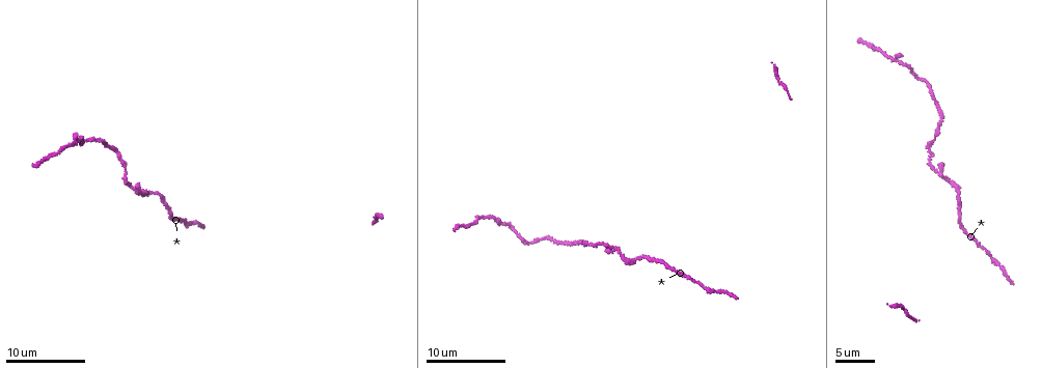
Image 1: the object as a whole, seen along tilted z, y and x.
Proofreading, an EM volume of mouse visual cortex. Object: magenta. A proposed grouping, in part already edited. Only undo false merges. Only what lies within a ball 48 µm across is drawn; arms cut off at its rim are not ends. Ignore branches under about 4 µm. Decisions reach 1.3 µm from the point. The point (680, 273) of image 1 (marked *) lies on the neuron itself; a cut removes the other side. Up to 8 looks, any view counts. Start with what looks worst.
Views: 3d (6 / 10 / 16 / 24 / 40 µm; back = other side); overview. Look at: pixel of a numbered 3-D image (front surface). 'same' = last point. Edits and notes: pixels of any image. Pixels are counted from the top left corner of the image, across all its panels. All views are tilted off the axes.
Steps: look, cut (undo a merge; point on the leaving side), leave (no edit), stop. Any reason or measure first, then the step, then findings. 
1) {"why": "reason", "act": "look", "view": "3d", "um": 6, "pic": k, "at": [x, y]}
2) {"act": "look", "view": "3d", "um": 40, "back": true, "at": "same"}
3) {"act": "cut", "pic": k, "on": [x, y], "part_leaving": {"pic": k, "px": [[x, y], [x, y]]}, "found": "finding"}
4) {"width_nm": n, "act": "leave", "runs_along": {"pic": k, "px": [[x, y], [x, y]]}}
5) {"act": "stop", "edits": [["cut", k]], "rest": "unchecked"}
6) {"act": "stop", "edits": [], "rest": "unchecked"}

{"act": "look", "view": "3d", "um": 10, "pic": 1, "at": [899, 63]}

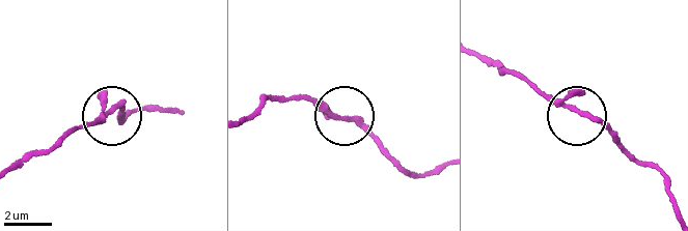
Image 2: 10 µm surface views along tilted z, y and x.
{"arms": 3, "act": "leave", "found": "continuous, no second neuron"}

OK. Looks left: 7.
{"why": "three arms meet", "act": "look", "view": "3d", "um": 16, "pic": 1, "at": [935, 170]}

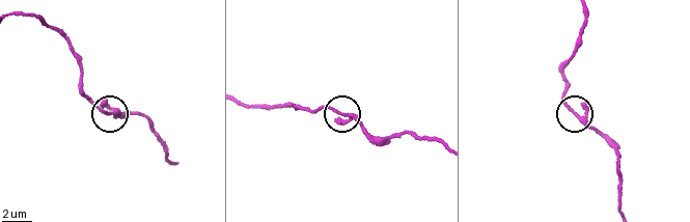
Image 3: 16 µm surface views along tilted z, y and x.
{"act": "leave", "runs_along": {"pic": 3, "px": [[440, 141], [415, 133], [382, 139], [337, 110], [298, 108]]}, "found": "one neuron here"}

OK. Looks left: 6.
{"why": "a narrow waist", "act": "look", "view": "3d", "um": 10, "pic": 1, "at": [124, 167]}

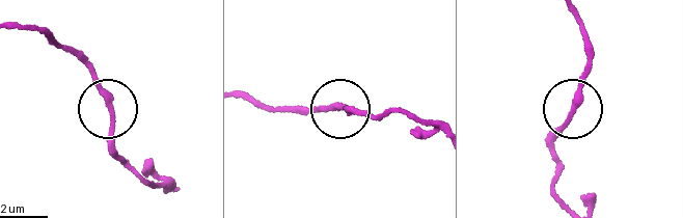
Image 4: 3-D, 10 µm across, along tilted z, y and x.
{"act": "leave", "runs_along": {"pic": 4, "px": [[439, 130], [399, 109], [357, 112], [332, 103], [311, 113]]}, "found": "one neuron here"}

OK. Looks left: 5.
{"why": "thin neck", "act": "look", "view": "3d", "um": 6, "pic": 1, "at": [926, 81]}

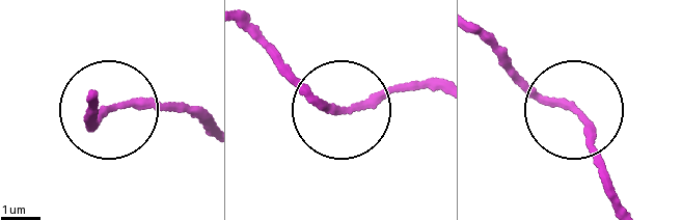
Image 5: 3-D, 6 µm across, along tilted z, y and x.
{"why": "from behind", "act": "look", "view": "3d", "um": 6, "back": true, "pic": 5, "at": [353, 107]}

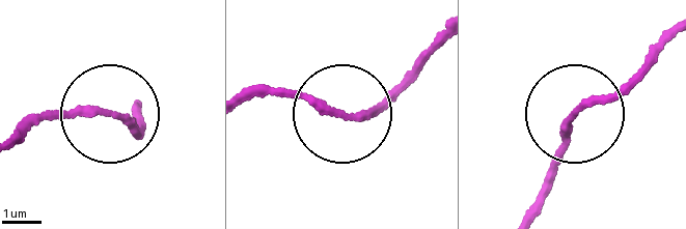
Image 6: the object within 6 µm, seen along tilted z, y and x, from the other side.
{"width_nm": 180, "act": "leave", "runs_along": {"pic": 6, "px": [[248, 99], [354, 112], [412, 63]]}, "found": "continuous, no second neuron"}

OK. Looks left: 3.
{"act": "stop", "edits": [], "rest": "unchecked"}

